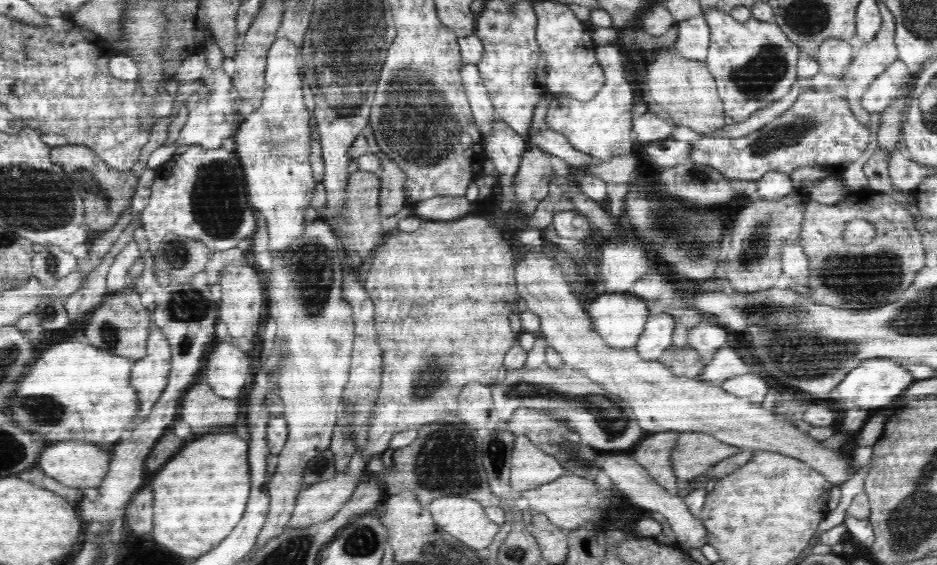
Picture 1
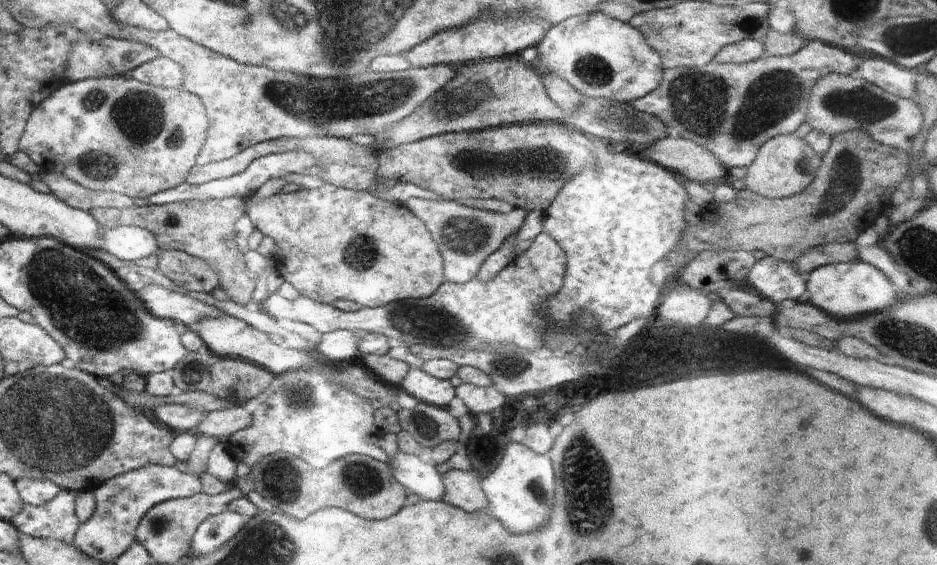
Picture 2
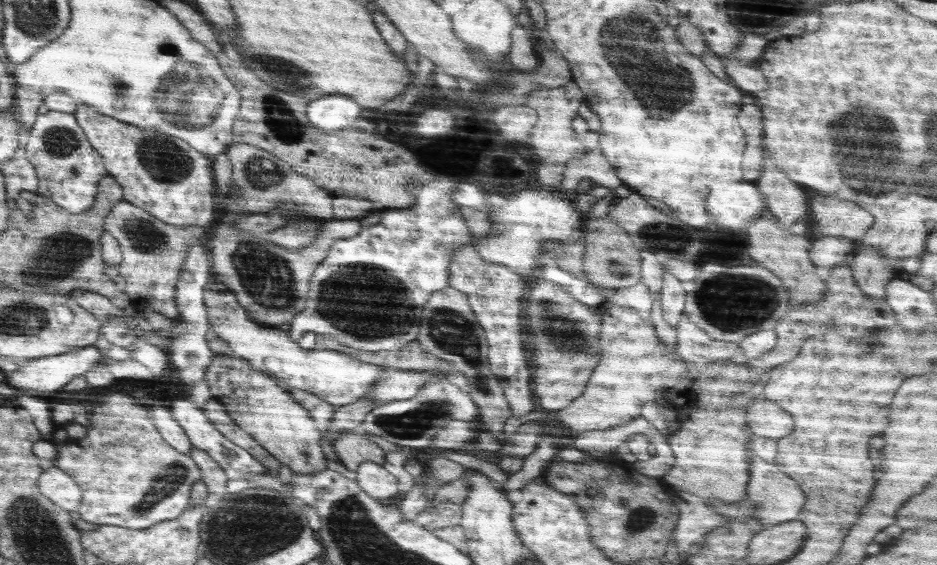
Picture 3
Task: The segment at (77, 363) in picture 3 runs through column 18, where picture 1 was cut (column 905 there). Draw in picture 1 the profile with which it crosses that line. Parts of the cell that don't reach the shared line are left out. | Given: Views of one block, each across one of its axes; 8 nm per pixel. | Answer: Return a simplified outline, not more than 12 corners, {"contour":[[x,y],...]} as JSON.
{"contour":[[864,360],[830,398],[860,408],[892,404],[914,382],[904,364]]}

